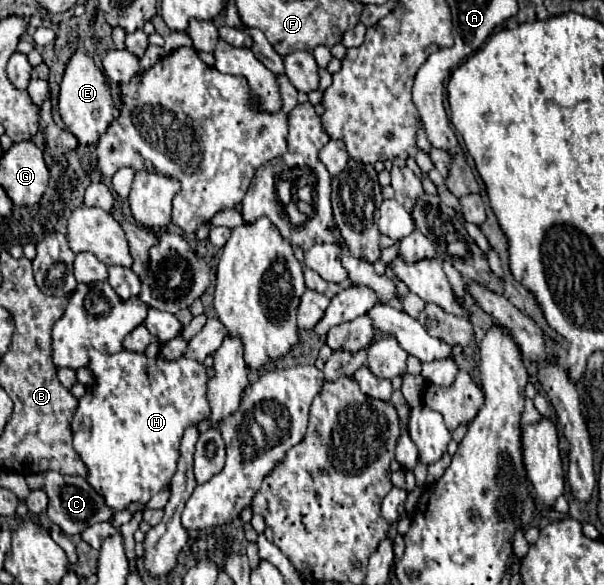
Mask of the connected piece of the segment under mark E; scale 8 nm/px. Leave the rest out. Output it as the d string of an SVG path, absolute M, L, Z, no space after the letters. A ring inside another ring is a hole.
M78 49L66 63L58 93L58 113L66 125L66 131L70 131L82 145L96 145L116 115L108 79L94 57L90 57L84 49Z

